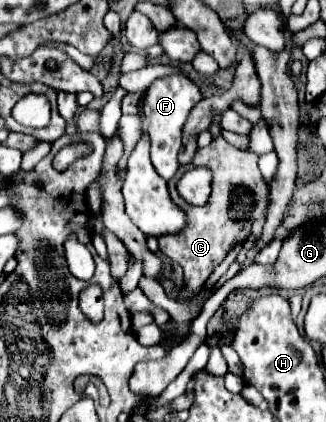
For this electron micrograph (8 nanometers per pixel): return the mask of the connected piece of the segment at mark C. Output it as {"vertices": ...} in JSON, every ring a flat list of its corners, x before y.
{"vertices":[[215,137,211,141,209,147,199,149,195,159,193,159,193,167,207,167,213,173,213,181,211,181,211,195,207,199,207,203,203,207,195,207,189,205,187,201,183,201,177,193,177,179,191,169,189,167,181,167,179,173,169,181,169,191,173,201,185,209,187,213,187,227,177,235,177,239,159,239,159,249,163,255,171,257,175,263,179,263,183,267,185,273,185,287,179,295,179,299,191,297,197,291,203,289,203,283,207,281,207,277,213,273,213,269,225,259,225,255,235,247,235,245,243,245,249,235,251,235,251,221,235,221,231,219,231,197,233,193,237,193,237,189,247,189,253,199,257,209,253,211,253,221,263,217,267,211,267,201,269,201,269,185,265,183,259,165,257,165,257,153,251,151,241,151,237,147,231,147,223,137]]}

